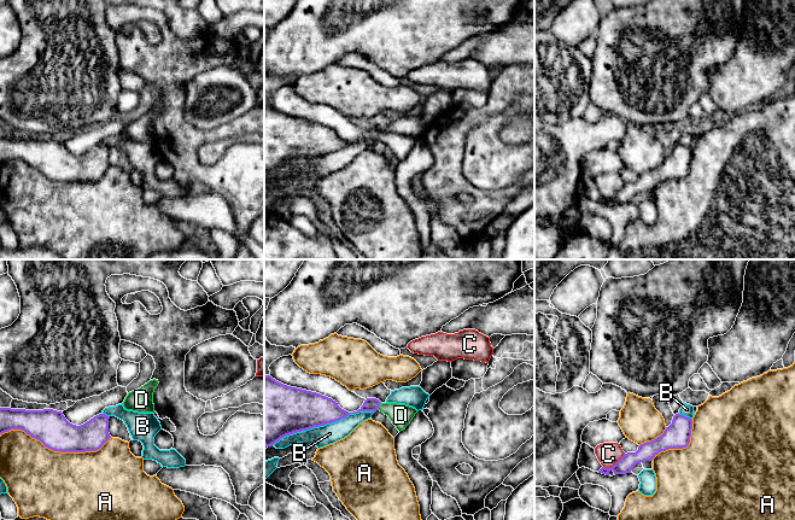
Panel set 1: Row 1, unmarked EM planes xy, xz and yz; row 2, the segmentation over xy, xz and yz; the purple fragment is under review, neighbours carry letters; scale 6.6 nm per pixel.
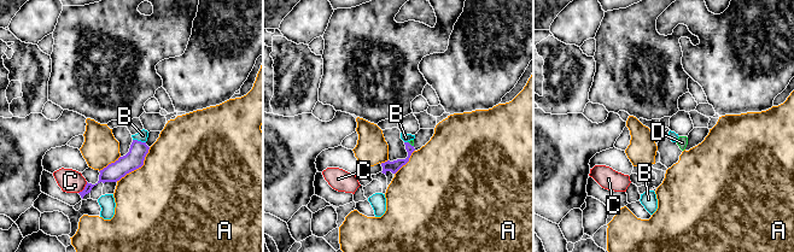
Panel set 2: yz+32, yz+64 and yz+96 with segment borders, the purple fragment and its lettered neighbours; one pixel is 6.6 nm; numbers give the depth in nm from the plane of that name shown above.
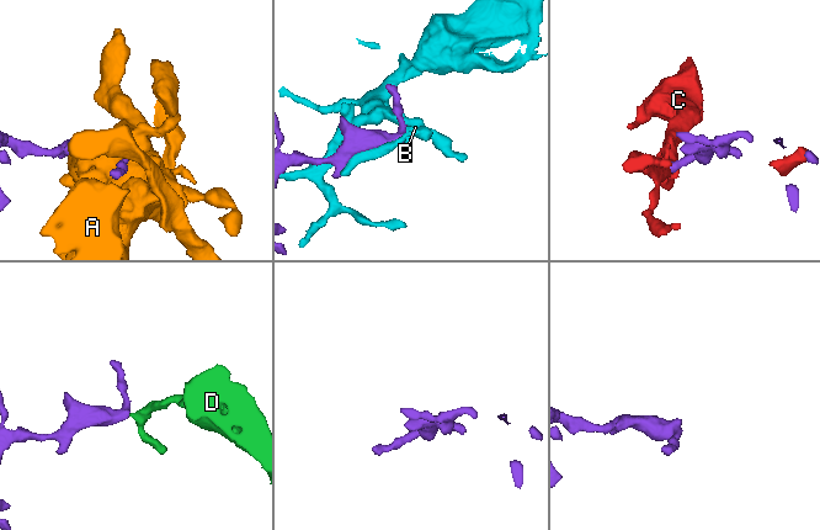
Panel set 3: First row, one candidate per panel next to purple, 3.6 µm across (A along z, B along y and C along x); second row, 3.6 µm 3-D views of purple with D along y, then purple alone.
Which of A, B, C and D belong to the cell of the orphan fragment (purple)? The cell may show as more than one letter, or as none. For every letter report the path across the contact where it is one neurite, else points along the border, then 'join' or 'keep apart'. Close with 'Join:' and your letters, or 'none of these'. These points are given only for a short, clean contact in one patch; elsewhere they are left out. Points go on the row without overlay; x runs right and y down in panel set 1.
A: keep apart
B: keep apart
C: keep apart
D: runs through xz (370, 134), (379, 134), (401, 145); join
Join: D

